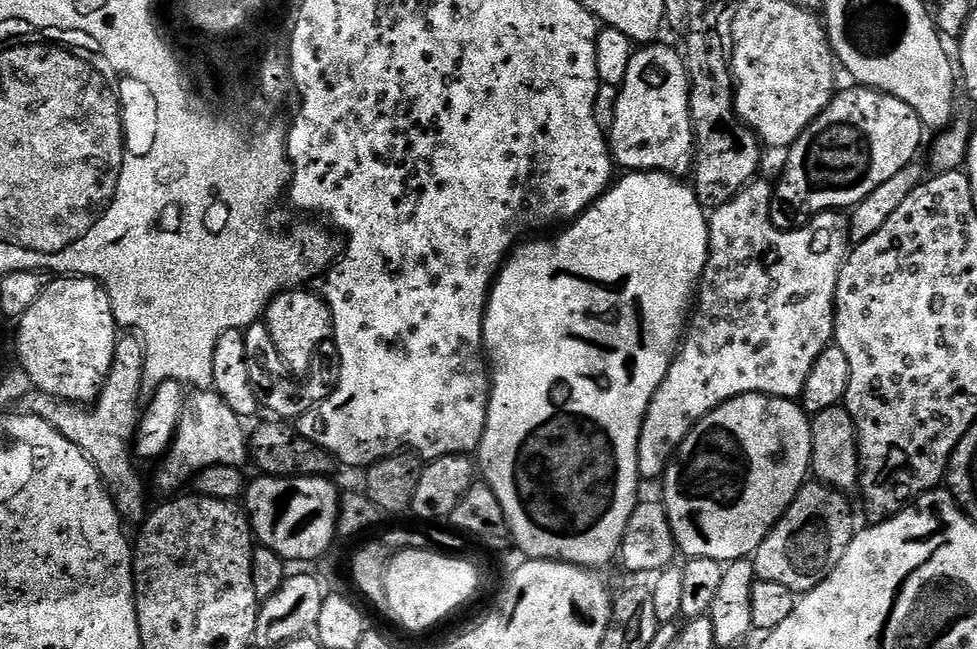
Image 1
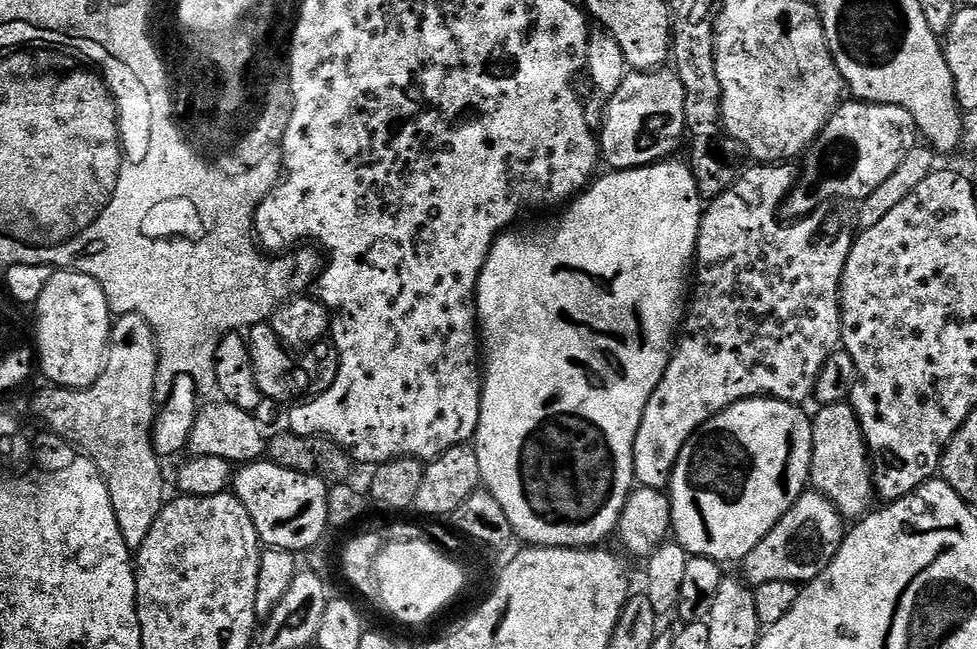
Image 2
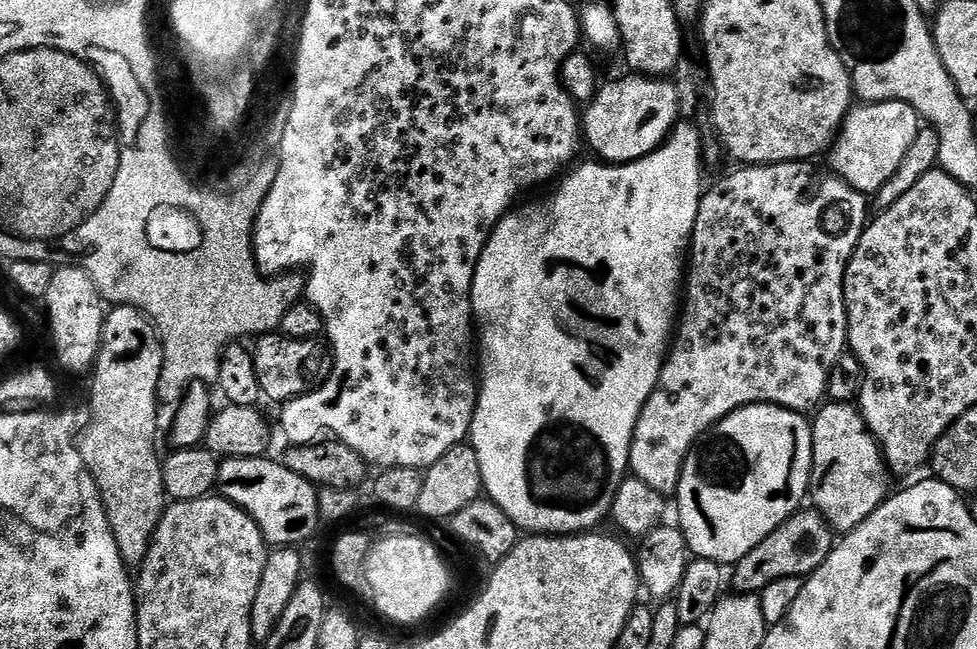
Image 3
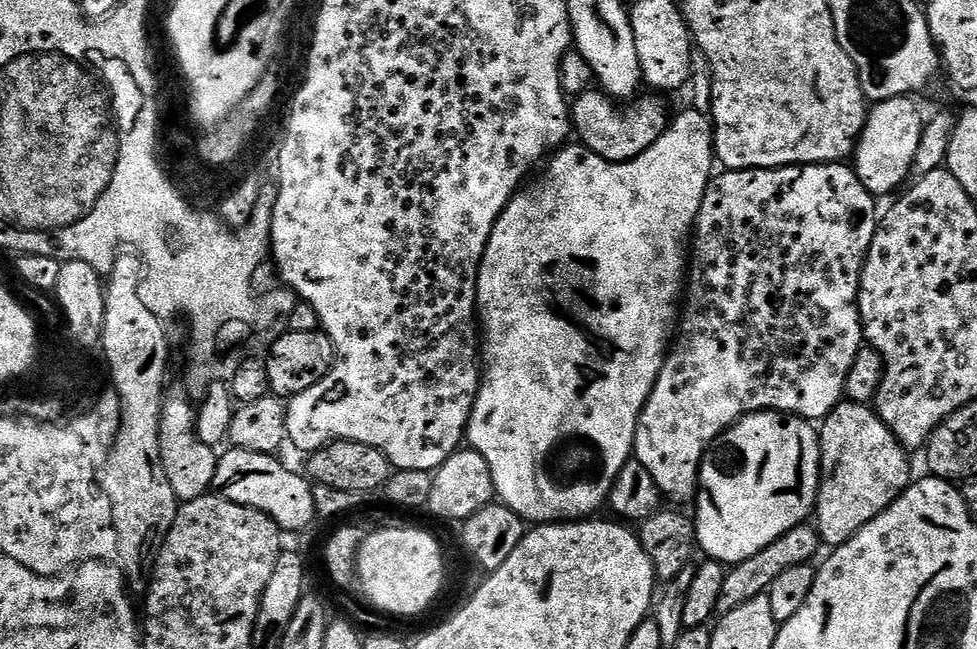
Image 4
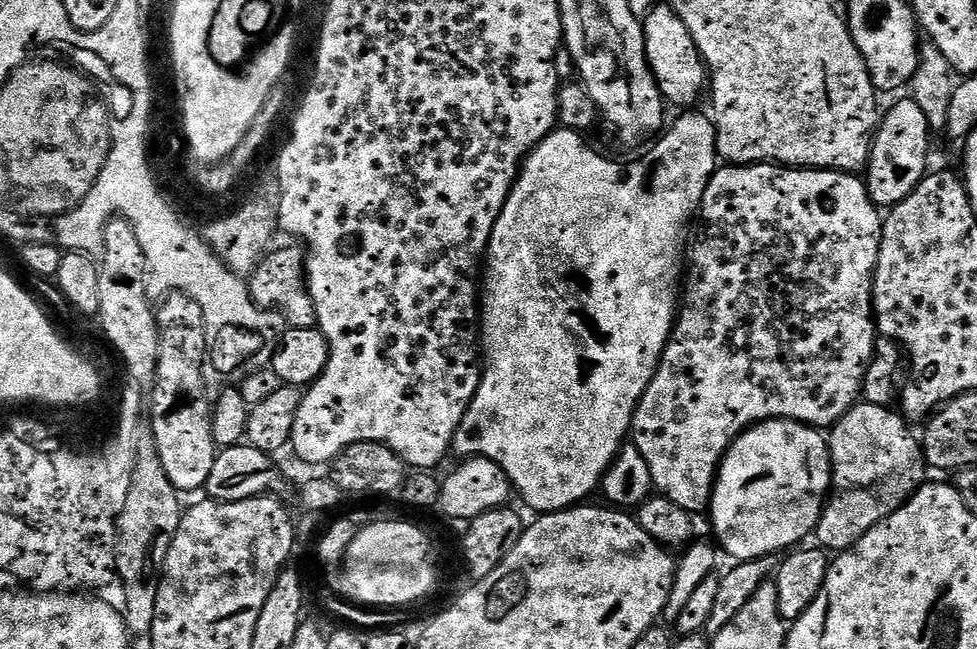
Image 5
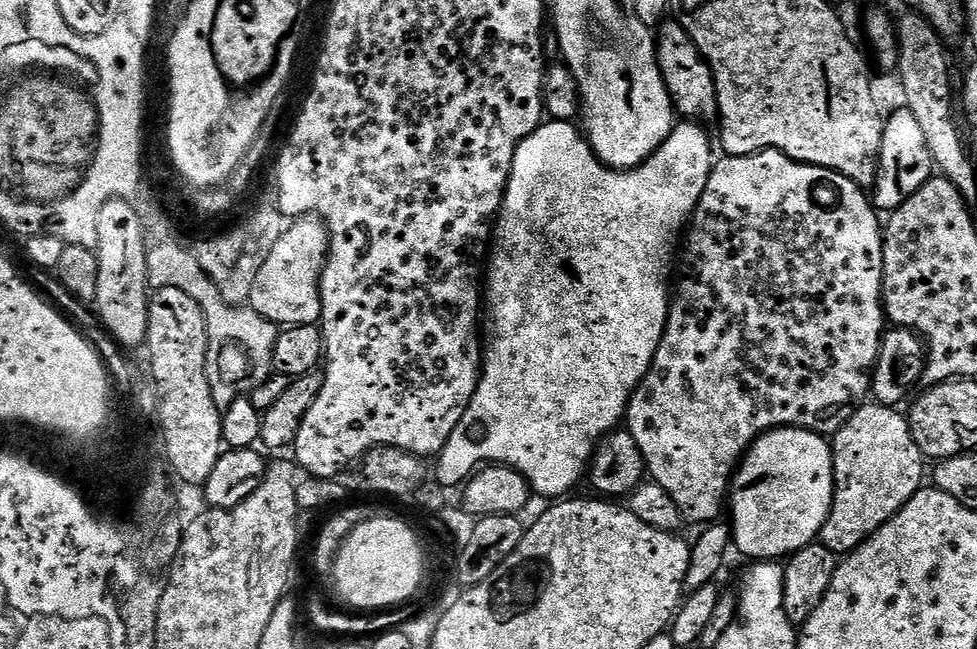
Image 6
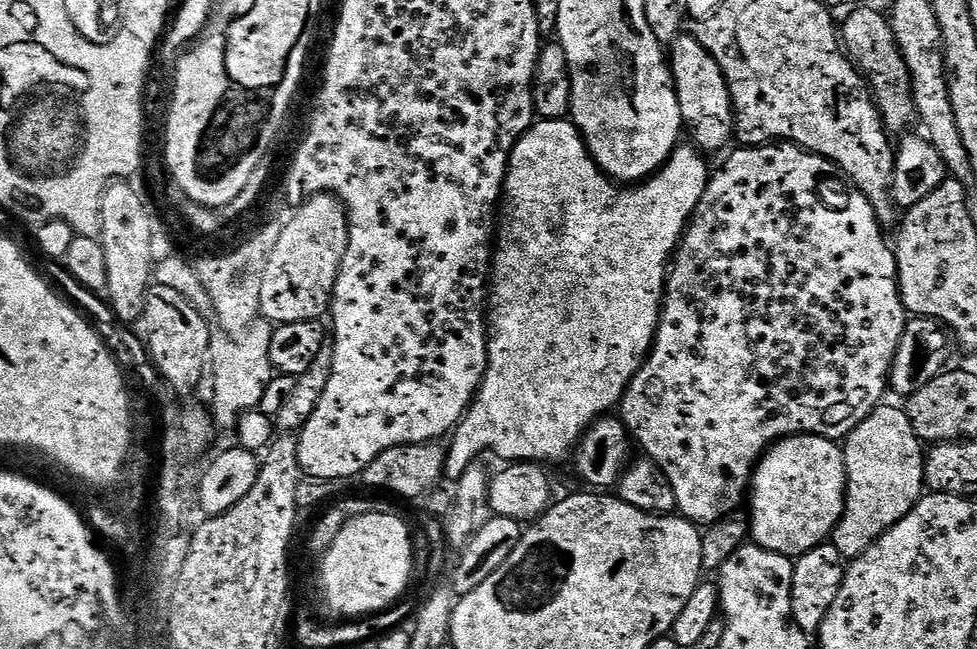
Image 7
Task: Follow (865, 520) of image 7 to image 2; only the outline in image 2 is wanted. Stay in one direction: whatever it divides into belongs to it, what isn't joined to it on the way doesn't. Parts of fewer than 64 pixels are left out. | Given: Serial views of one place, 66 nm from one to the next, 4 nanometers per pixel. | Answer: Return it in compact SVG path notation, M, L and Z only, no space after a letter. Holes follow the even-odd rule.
M851 403L825 404L815 409L812 421L812 461L808 479L811 487L840 511L845 521L856 522L873 507L874 485L868 444Z

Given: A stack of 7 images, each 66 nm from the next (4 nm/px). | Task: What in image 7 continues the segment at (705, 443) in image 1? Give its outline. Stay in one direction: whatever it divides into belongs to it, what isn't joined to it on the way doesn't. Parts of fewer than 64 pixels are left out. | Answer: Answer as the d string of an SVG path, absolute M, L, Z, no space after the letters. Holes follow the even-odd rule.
M787 436L765 452L750 481L750 540L774 554L795 558L825 543L844 513L844 449L824 436Z

